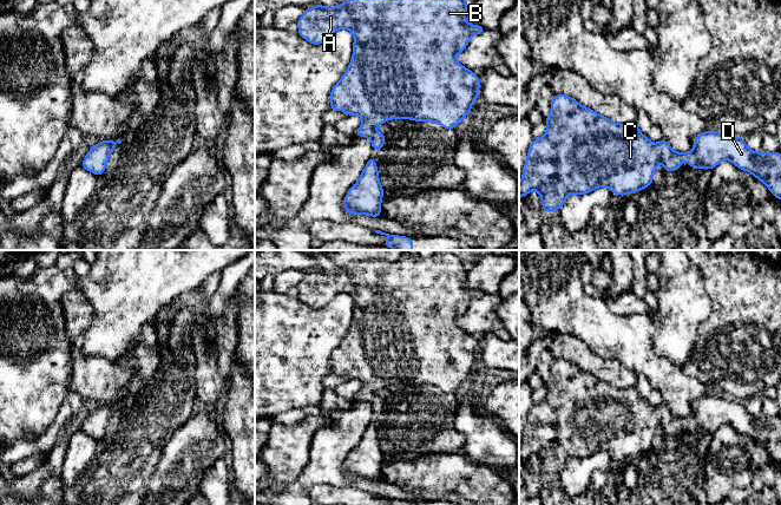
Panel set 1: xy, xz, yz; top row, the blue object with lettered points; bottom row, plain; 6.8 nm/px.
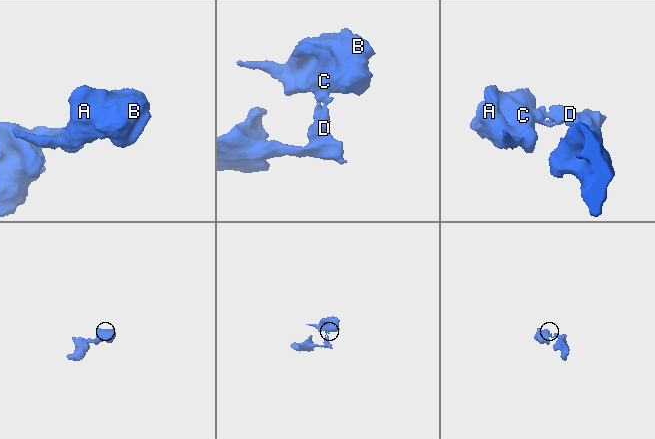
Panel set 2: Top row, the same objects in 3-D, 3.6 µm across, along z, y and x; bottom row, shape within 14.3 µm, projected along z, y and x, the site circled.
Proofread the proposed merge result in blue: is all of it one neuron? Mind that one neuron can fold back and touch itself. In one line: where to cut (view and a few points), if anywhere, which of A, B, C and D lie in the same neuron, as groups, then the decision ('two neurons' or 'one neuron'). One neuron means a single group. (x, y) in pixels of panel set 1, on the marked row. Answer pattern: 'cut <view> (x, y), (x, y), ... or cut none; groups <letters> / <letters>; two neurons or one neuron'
cut none; groups A B C D; one neuron

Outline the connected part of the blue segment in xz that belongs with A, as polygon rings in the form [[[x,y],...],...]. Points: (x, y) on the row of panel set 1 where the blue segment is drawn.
[[[347,0],[341,2],[337,7],[324,7],[319,4],[313,8],[307,8],[297,20],[298,35],[314,45],[323,44],[337,29],[346,28],[354,34],[353,57],[347,71],[332,88],[330,109],[335,111],[346,111],[347,116],[360,116],[363,123],[354,136],[369,138],[375,152],[385,145],[386,137],[386,135],[379,133],[375,127],[387,120],[395,118],[412,119],[415,122],[429,120],[445,129],[455,129],[459,122],[470,113],[471,106],[479,97],[480,79],[473,71],[460,65],[457,61],[457,55],[466,48],[473,35],[483,33],[485,28],[480,25],[471,25],[466,21],[467,5],[468,0]]]

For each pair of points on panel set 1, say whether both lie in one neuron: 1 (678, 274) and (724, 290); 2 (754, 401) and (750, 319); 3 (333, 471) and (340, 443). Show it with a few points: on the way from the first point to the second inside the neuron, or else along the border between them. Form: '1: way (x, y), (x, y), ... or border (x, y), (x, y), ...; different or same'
1: border (699, 267), (711, 310); different
2: border (760, 393), (742, 401); different
3: way (333, 464), (333, 450); same

